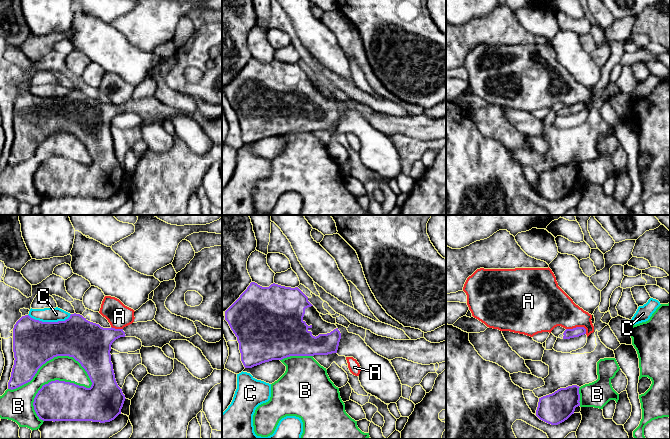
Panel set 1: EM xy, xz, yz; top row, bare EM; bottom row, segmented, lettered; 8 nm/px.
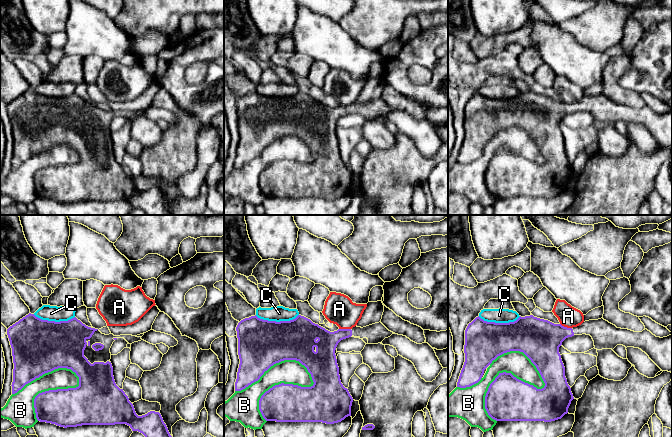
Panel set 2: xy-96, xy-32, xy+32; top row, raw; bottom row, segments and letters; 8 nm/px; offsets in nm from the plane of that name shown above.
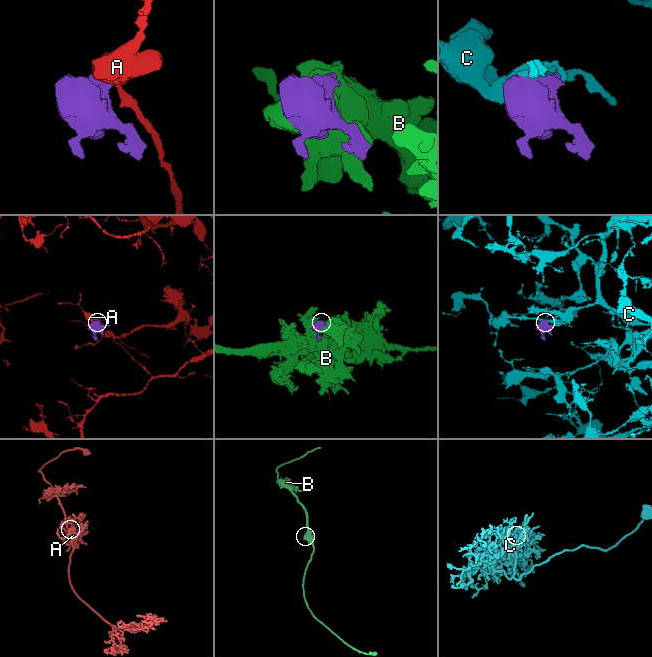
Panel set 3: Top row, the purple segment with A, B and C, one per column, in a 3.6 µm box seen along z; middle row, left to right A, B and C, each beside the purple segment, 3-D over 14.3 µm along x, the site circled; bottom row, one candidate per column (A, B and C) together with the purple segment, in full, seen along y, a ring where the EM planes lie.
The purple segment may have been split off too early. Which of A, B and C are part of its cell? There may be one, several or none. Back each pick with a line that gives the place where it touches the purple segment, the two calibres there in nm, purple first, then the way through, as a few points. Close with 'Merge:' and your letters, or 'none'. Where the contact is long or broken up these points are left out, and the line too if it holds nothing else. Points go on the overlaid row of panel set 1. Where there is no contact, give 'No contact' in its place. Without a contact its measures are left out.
Merge: none

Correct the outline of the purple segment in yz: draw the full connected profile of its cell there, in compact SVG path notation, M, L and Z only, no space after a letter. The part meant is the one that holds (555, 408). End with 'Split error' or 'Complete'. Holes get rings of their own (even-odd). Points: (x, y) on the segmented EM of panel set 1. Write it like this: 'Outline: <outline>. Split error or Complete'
Outline: M579 386L560 388L552 394L539 398L536 416L551 425L558 425L574 414L580 406Z. Complete

